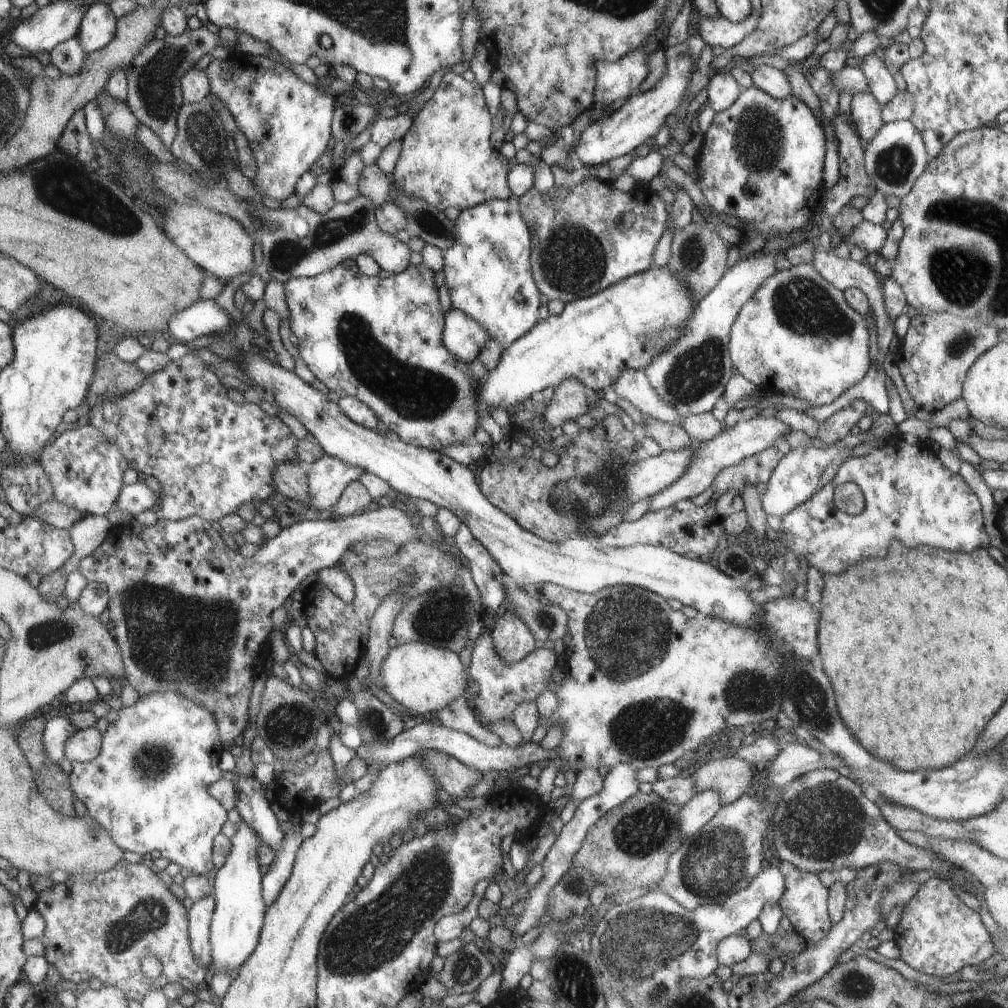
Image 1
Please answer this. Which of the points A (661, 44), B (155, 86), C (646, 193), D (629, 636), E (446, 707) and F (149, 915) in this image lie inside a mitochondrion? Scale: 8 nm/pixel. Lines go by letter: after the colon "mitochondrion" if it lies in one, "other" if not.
A: other
B: mitochondrion
C: other
D: mitochondrion
E: other
F: mitochondrion

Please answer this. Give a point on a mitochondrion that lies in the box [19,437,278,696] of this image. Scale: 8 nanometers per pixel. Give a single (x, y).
(42, 636)

